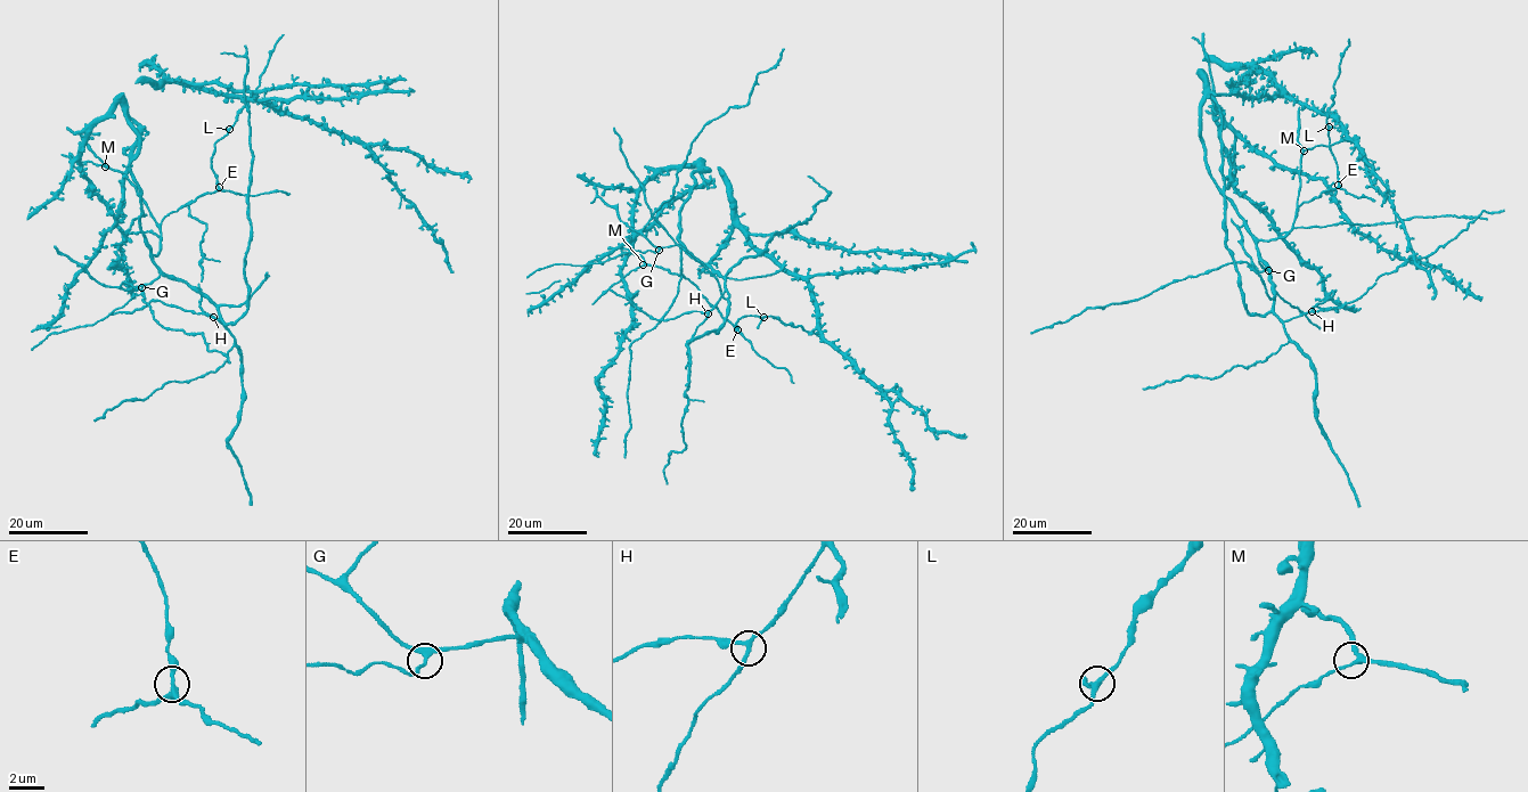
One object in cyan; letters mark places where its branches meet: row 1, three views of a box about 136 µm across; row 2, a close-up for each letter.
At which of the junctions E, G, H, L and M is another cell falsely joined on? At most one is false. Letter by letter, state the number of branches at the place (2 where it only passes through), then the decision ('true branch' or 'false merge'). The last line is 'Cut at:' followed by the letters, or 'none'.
E: 3 branches meet; true branch
G: 3 branches meet; true branch
H: 3 branches meet; true branch
L: 3 branches meet; true branch
M: 3 branches meet; true branch
Cut at: none

